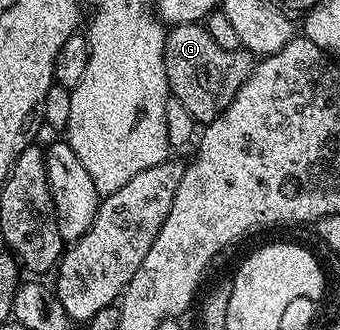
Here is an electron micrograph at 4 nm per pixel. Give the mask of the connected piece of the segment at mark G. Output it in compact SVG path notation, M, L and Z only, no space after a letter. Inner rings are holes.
M202 23L175 24L166 35L165 75L170 94L192 113L195 122L202 125L210 123L221 111L221 94L228 97L242 87L255 62L256 57L246 48L221 48Z

